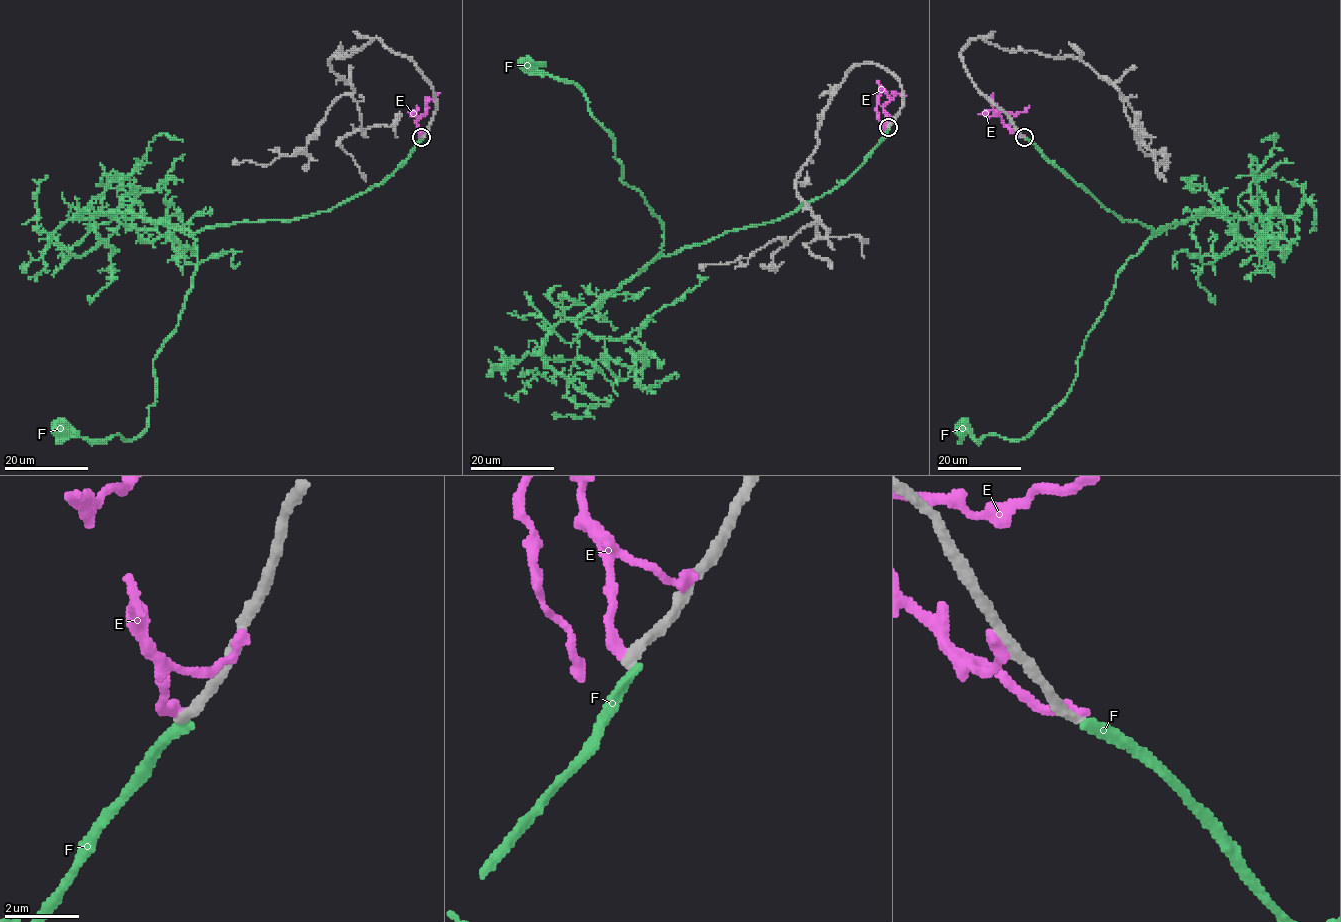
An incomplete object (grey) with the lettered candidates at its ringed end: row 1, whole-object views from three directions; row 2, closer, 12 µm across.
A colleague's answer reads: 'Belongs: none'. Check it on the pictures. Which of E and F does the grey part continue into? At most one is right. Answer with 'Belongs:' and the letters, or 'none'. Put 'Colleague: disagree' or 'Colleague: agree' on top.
Colleague: agree
Belongs: none

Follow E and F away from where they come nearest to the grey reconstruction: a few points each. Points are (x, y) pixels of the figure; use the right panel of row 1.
E: (1024, 136), (1018, 135), (998, 115), (988, 116), (986, 112), (992, 110), (1017, 114), (1029, 106)
F: (1024, 138), (1123, 221), (1160, 230), (1118, 273), (1067, 395), (1026, 436), (975, 439), (961, 428)

